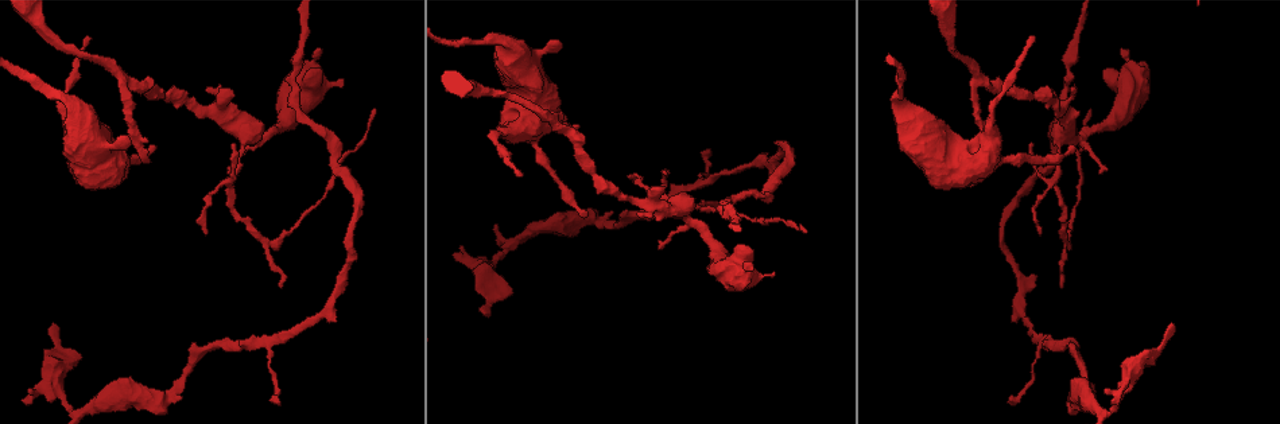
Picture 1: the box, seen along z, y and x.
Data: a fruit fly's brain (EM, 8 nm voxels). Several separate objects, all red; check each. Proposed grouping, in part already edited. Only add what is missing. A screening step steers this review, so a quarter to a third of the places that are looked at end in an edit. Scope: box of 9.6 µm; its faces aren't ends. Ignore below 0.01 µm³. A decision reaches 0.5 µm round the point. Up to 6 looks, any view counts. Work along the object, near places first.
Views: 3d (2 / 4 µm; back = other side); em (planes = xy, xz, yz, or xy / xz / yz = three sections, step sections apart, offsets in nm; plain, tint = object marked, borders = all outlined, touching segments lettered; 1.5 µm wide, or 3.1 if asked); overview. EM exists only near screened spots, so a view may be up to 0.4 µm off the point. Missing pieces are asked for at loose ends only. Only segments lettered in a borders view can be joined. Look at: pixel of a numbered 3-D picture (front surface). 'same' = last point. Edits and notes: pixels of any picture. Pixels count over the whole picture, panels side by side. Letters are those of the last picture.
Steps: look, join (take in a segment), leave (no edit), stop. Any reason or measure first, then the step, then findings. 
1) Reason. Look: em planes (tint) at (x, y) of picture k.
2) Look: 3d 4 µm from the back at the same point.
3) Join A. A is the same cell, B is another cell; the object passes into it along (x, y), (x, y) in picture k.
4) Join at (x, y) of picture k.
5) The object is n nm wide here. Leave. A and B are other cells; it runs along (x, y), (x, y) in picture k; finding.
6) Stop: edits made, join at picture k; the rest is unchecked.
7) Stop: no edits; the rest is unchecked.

Tapers out. Look: em yz step 4 (tint) at (1039, 236) of picture 1.

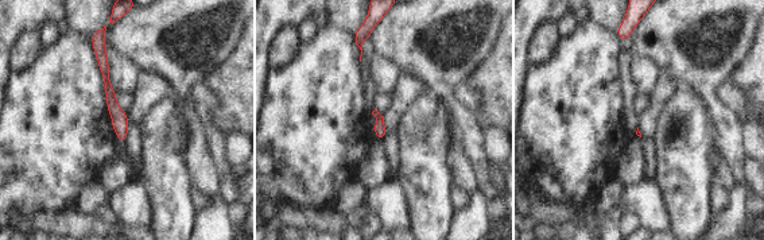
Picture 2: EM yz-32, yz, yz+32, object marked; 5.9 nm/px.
Another direction. Look: em planes (borders) at the same point.

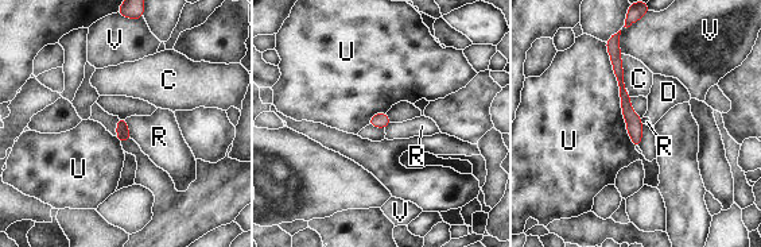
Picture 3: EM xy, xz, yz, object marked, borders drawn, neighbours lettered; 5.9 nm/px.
Leave. C, D, R, U and V are other cells; a border runs along (610, 61), (625, 131), (635, 149) in picture 3; none of them fits.

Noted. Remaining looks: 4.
Look: 3d 4 µm at (1015, 405) of picture 1.

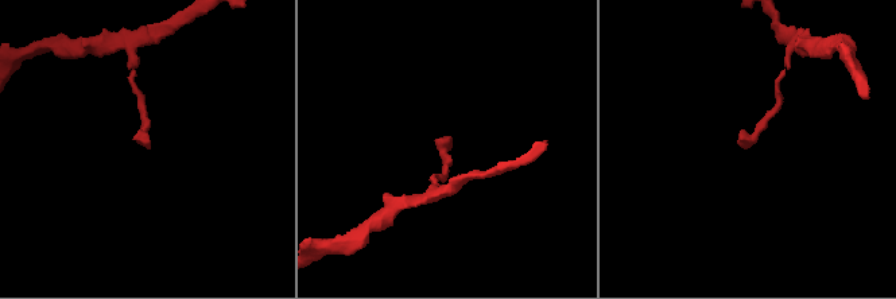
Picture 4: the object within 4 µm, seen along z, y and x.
Look: em xz step 4 (tint) at (747, 144) of picture 4.

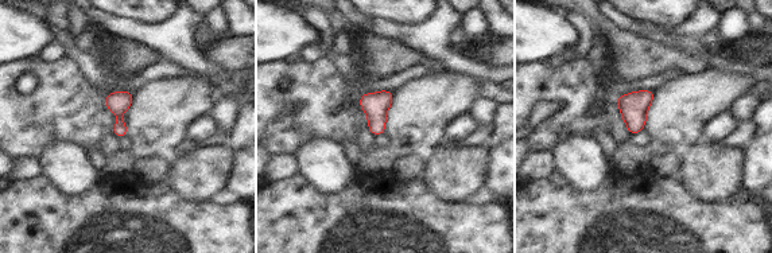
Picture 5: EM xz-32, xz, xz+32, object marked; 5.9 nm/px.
Look: em planes (borders) at the same point.

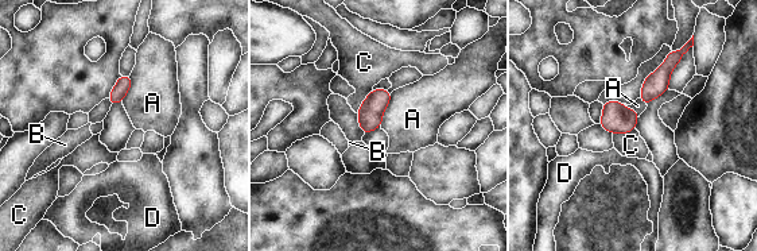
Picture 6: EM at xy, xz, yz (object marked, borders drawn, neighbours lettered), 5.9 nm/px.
The object is 150 nm wide here. Leave. A, B, C and D are other cells; no lettered segment goes on from it.

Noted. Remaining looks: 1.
Stop: no edits; the rest is unchecked.

